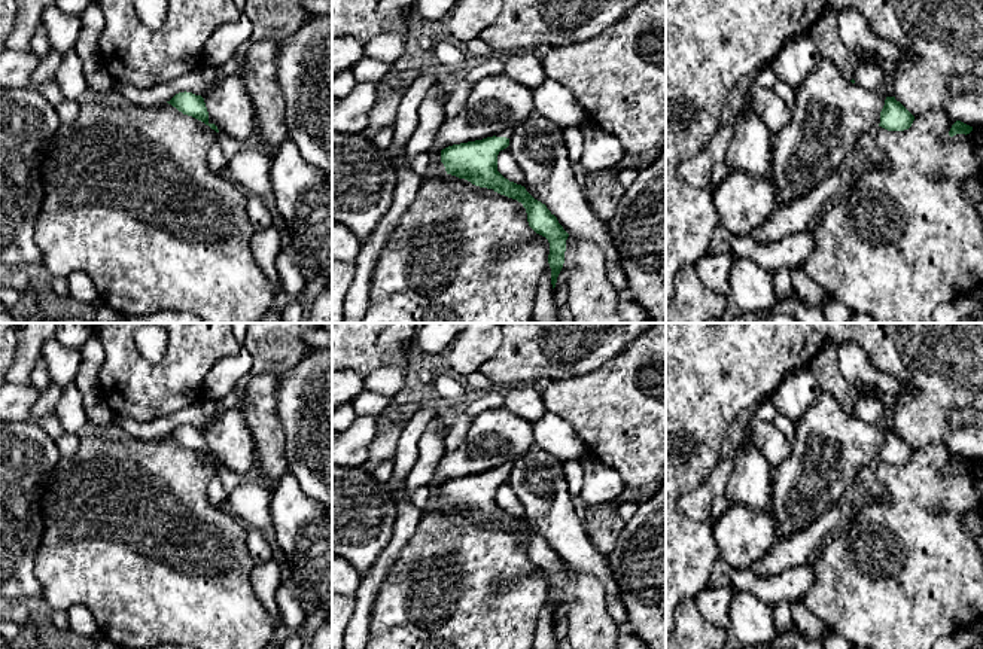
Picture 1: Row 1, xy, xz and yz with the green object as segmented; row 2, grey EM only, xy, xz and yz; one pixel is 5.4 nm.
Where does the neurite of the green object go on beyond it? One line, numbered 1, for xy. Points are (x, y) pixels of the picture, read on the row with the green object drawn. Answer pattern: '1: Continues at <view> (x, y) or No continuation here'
1: No continuation here

